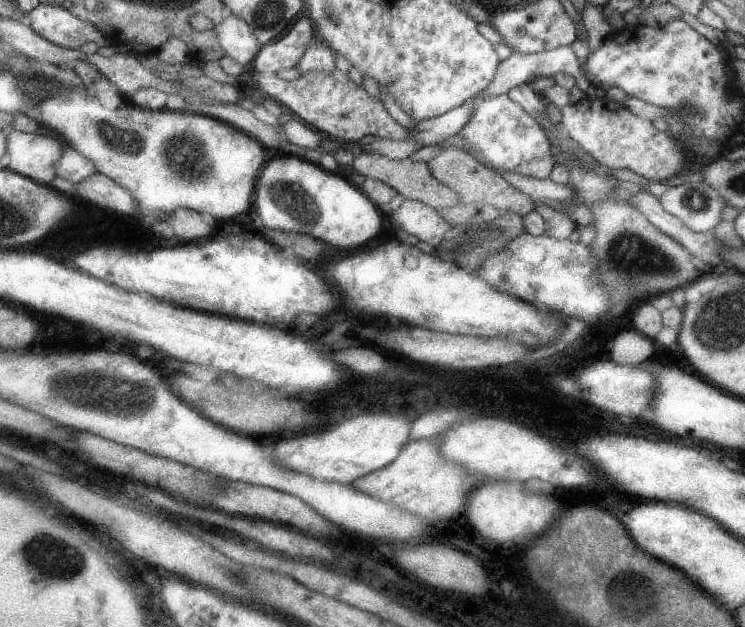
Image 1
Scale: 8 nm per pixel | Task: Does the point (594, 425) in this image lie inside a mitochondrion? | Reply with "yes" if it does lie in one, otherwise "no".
no

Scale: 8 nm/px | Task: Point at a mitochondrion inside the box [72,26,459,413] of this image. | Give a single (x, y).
(189, 166)

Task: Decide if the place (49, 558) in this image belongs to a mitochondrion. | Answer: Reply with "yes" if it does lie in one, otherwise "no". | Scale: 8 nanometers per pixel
yes

